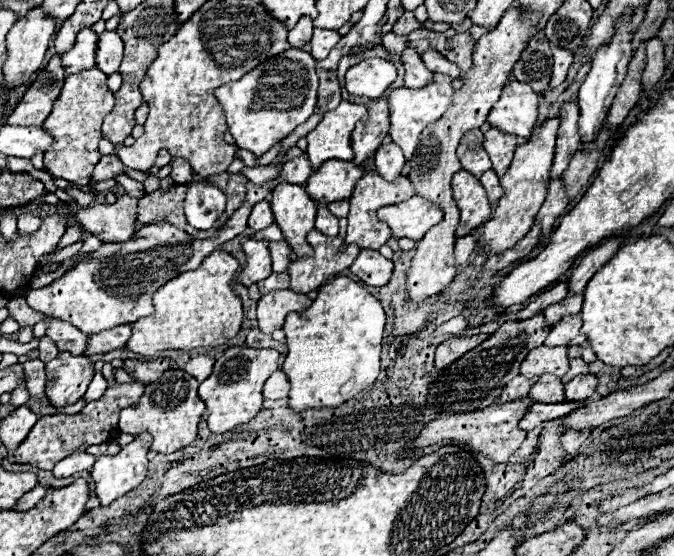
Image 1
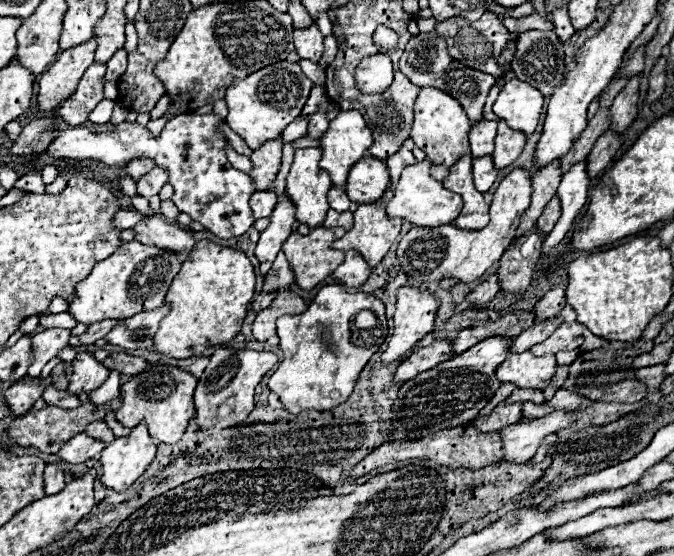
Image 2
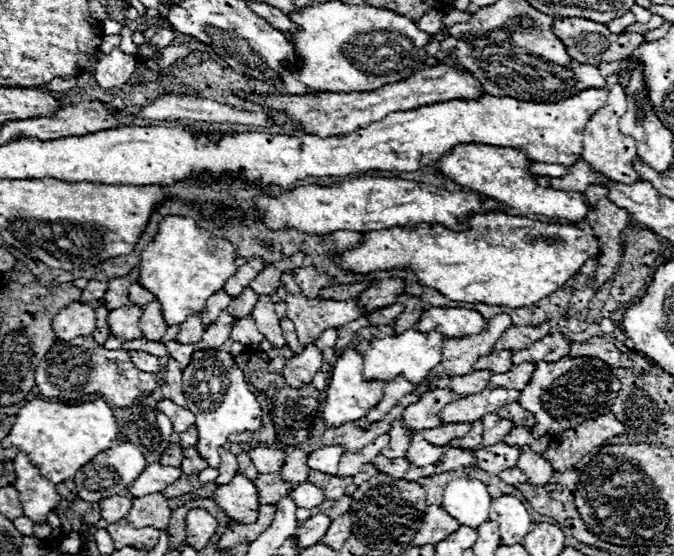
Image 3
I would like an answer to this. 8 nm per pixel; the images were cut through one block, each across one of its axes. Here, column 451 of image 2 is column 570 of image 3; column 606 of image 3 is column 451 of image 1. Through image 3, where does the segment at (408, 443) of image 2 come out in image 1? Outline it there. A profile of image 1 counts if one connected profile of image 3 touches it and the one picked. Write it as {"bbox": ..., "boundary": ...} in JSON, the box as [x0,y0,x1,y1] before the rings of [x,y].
{"bbox":[412,398,532,462],"boundary":[[[518,398],[512,402],[504,402],[504,404],[490,404],[490,408],[482,408],[478,412],[464,412],[464,414],[446,414],[438,420],[432,420],[430,424],[426,424],[420,432],[420,436],[416,438],[416,442],[412,444],[412,448],[422,448],[422,446],[430,446],[436,444],[440,440],[458,440],[466,446],[470,446],[474,452],[482,452],[488,458],[492,458],[494,462],[506,462],[508,456],[524,442],[526,432],[518,428],[518,422],[526,416],[528,408],[532,406],[532,398]]]}

